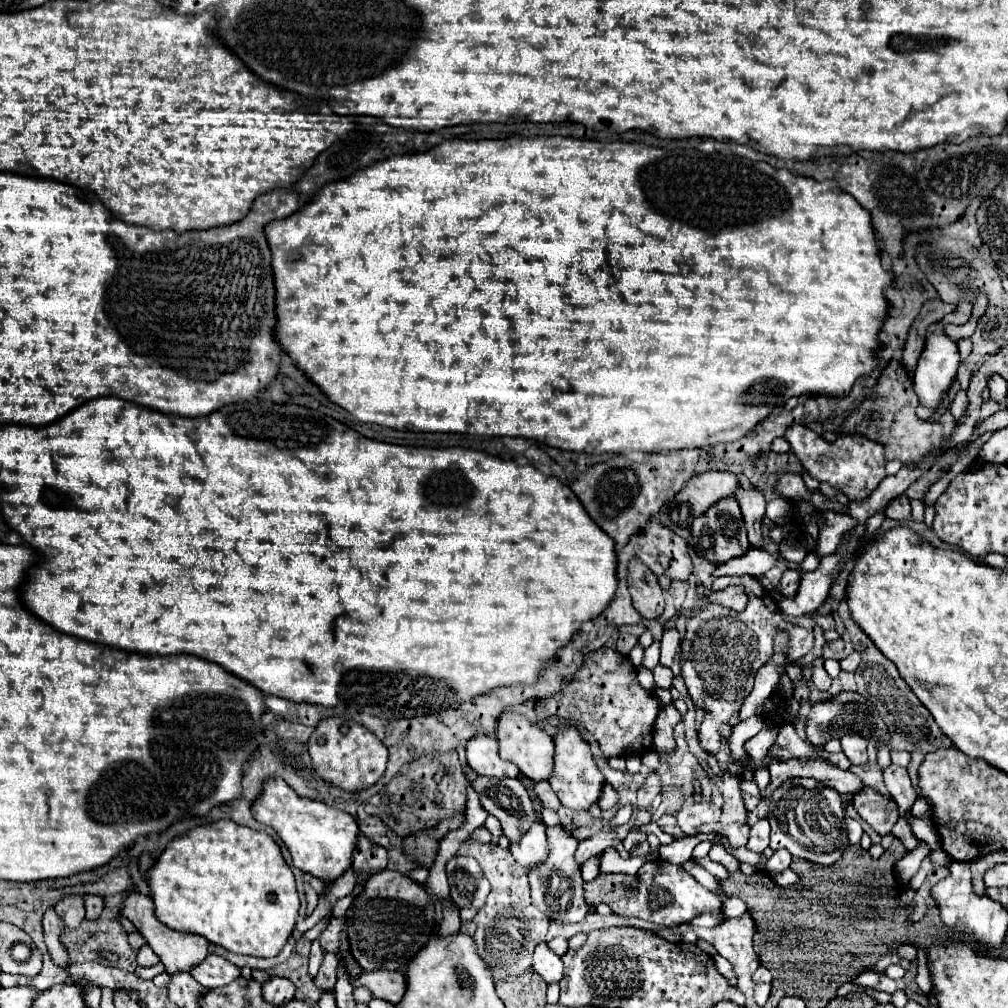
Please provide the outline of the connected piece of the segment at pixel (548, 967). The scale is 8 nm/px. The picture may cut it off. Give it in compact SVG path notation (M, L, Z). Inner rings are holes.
M539 944L533 952L533 970L547 982L559 982L563 978L563 962L557 954L553 954L547 944Z

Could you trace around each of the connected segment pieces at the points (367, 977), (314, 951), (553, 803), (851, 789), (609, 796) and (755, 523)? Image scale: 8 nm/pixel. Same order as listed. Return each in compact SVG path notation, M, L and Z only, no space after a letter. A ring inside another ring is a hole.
M363 972L359 978L353 978L353 986L367 986L375 998L399 1004L401 996L405 996L407 990L407 978L403 972Z
M319 938L313 940L313 944L311 944L311 956L309 956L309 972L311 972L311 978L315 978L321 962L323 962L323 954L325 954L325 950L321 948Z
M539 782L539 784L535 784L535 794L539 796L539 800L541 800L541 804L543 804L545 808L559 810L561 802L559 802L557 794L553 792L553 788L549 786L549 782Z
M833 766L833 782L829 782L829 786L833 786L833 790L837 790L841 796L855 796L857 790L861 790L863 782L855 778L855 774Z
M605 782L605 786L603 786L603 794L601 794L601 798L599 798L599 808L601 810L611 810L615 804L619 802L619 794L613 790L613 786L609 784L609 782Z
M739 488L735 492L735 500L741 506L741 512L743 512L743 520L745 520L745 528L747 528L751 546L763 548L765 534L761 530L761 526L763 526L761 520L765 516L765 504L767 504L765 498L763 498L763 494L757 492L757 490L743 490L743 488Z

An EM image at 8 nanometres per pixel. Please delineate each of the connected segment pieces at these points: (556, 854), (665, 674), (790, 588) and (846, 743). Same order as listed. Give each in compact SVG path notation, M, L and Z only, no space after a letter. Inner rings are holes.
M547 828L549 838L549 858L543 862L537 870L529 872L529 884L531 884L531 896L533 904L547 914L551 920L561 922L581 922L587 916L587 904L583 898L583 880L581 870L573 858L577 840L571 836L567 828Z
M659 664L653 670L653 674L655 674L655 686L657 688L661 688L661 690L669 690L671 688L671 684L673 684L673 672L669 668L665 668L665 666Z
M787 570L787 572L783 574L781 582L779 582L781 594L783 594L783 596L793 596L793 594L797 594L799 584L801 584L799 578L801 578L801 574L799 574L797 570Z
M847 734L841 738L841 746L845 756L851 760L855 766L867 764L867 740L857 736L857 734Z

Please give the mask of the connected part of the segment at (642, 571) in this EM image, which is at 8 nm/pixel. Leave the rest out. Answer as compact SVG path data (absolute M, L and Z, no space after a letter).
M639 560L629 562L629 592L635 610L643 618L659 618L663 614L665 596L657 582L657 576Z

